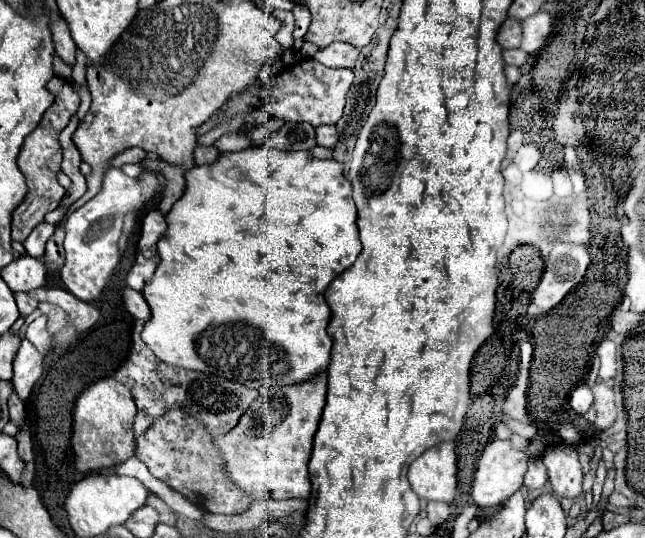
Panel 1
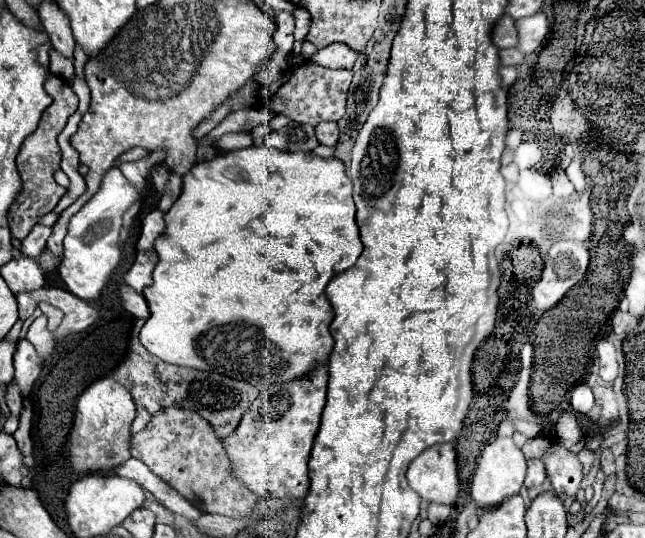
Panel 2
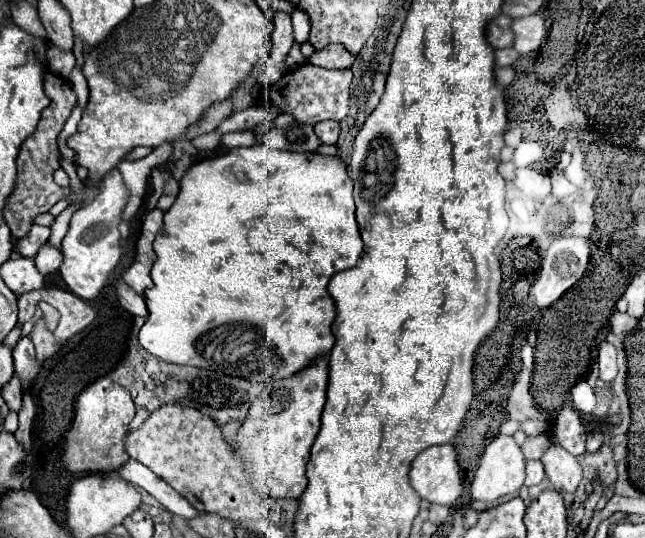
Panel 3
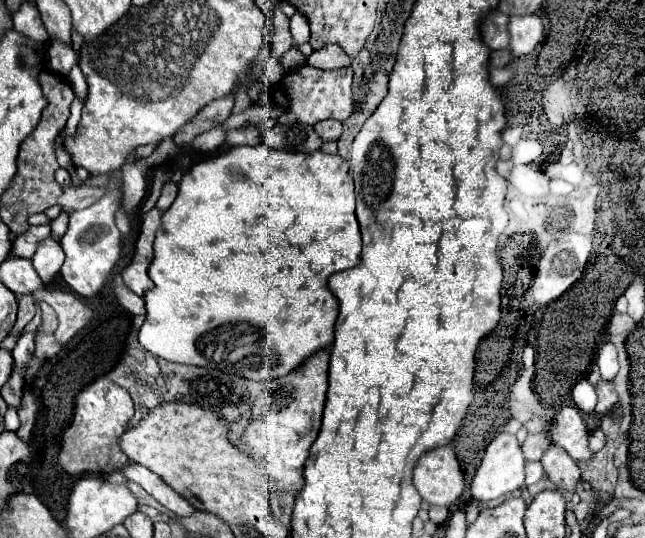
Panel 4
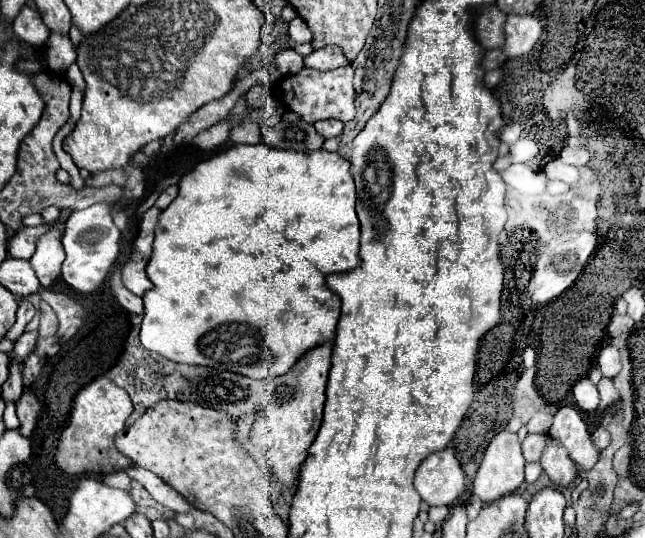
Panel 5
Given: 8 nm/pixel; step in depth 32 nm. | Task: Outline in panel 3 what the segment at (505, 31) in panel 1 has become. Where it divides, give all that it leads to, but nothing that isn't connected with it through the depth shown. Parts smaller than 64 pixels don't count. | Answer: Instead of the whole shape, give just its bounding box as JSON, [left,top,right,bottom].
[486,14,512,48]

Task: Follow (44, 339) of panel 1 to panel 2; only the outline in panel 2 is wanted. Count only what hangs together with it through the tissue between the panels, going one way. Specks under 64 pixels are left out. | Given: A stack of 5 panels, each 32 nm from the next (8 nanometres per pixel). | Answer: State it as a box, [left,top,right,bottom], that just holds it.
[26,316,57,360]

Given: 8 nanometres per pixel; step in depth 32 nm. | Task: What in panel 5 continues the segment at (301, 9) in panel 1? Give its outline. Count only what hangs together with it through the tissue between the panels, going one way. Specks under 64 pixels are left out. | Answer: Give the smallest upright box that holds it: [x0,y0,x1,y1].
[290,16,312,44]

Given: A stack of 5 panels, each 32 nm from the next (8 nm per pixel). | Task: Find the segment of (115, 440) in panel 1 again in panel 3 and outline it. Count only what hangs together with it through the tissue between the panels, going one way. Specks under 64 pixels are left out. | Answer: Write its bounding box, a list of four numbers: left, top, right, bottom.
[62,376,134,472]

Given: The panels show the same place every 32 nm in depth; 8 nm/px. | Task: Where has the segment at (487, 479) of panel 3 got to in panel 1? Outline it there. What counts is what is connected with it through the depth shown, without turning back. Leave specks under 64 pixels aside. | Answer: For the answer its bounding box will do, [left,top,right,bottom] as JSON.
[470,440,528,508]

